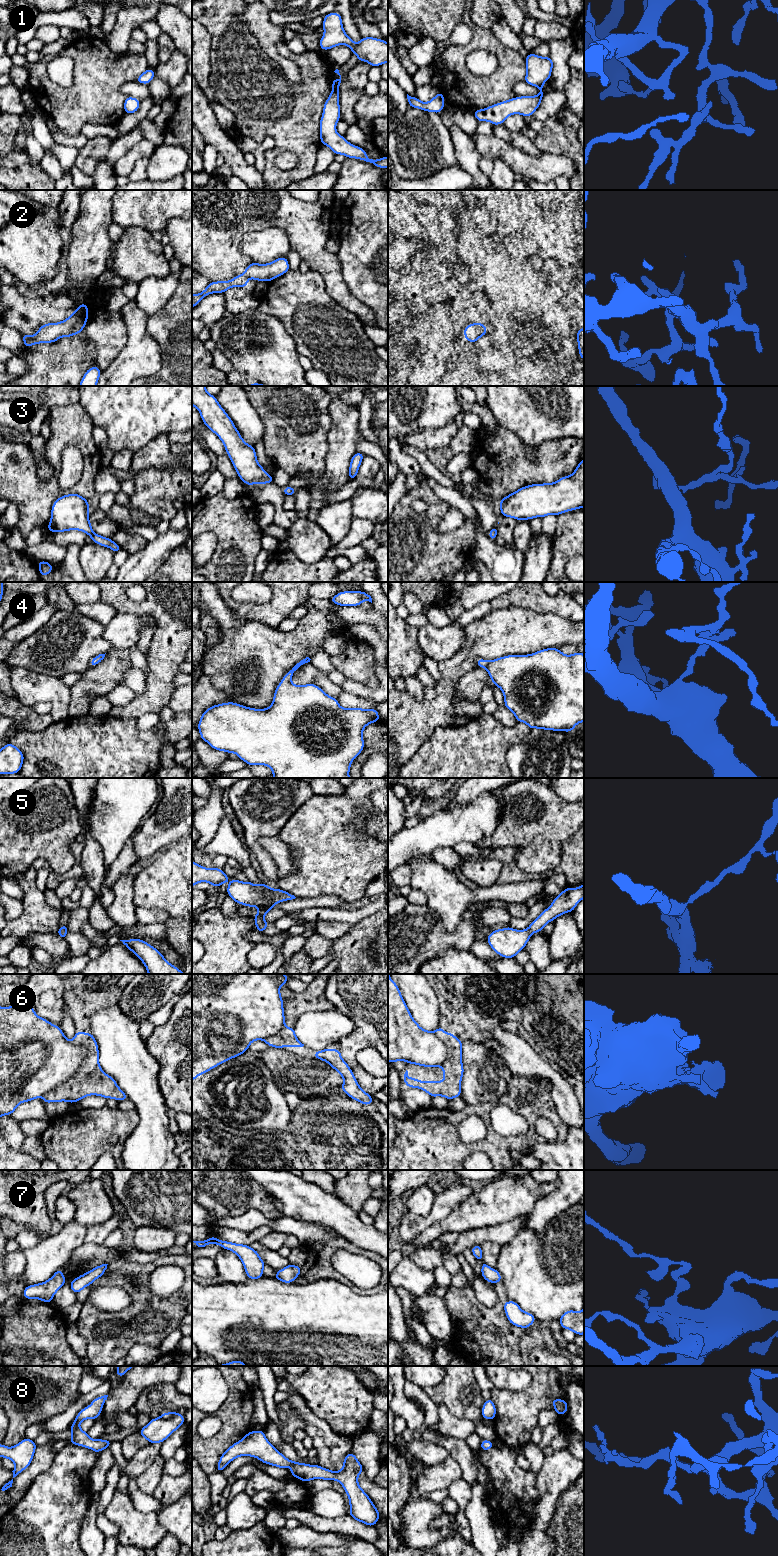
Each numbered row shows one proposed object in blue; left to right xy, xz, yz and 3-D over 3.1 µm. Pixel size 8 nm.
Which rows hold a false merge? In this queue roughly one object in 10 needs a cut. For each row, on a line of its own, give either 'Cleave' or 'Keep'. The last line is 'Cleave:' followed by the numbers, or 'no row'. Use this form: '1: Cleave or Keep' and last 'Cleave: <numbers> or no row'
1: Keep
2: Keep
3: Keep
4: Keep
5: Keep
6: Keep
7: Keep
8: Keep
Cleave: no row

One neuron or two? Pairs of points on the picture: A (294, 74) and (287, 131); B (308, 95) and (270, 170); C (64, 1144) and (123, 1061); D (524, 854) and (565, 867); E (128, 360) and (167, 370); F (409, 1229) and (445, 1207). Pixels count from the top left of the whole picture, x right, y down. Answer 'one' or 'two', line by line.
A: two
B: one
C: two
D: two
E: two
F: one

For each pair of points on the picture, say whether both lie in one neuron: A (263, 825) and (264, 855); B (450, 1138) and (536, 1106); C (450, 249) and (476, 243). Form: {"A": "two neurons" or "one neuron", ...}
{"A": "one neuron", "B": "one neuron", "C": "two neurons"}

